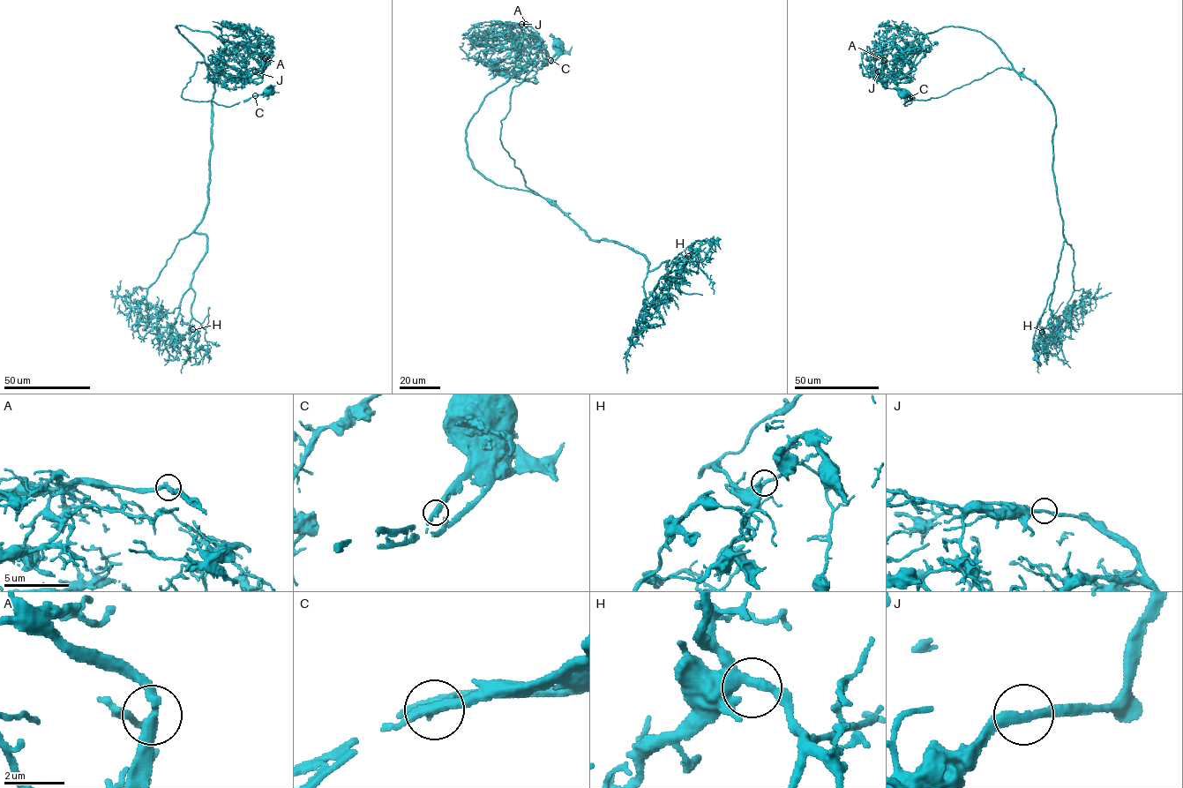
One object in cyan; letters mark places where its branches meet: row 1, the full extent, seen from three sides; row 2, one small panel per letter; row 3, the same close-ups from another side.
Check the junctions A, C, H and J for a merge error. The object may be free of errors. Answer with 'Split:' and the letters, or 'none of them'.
Split: none of them

